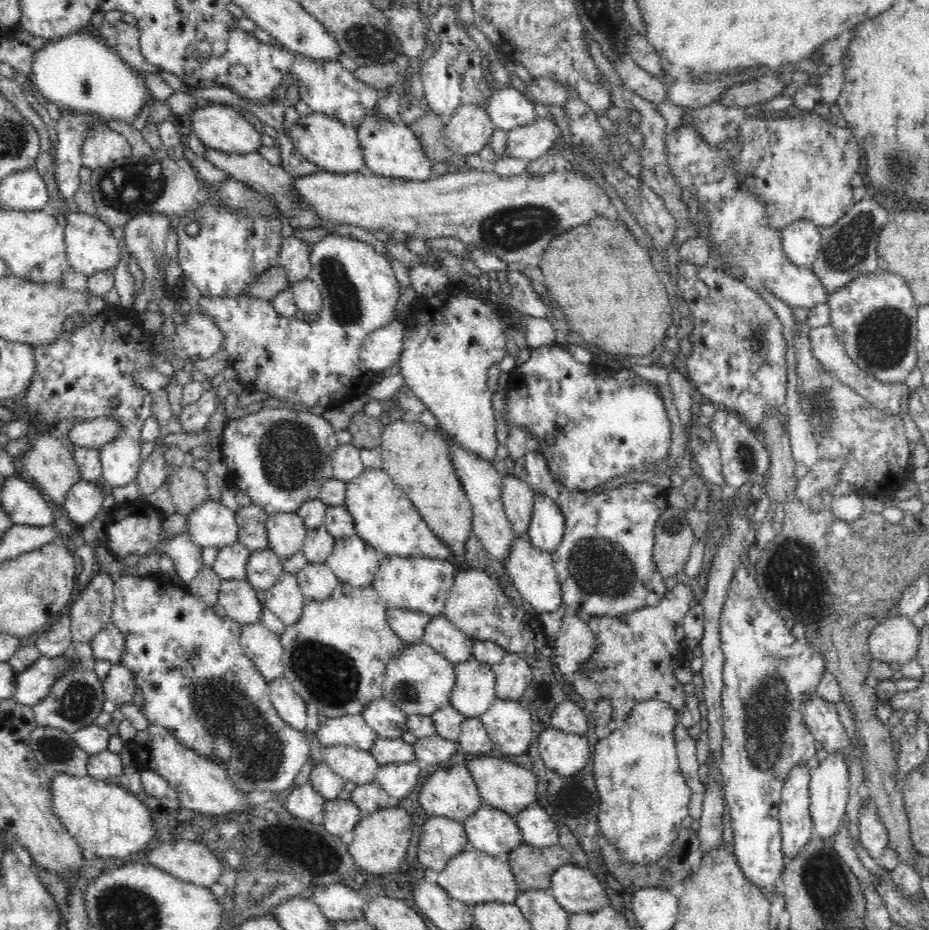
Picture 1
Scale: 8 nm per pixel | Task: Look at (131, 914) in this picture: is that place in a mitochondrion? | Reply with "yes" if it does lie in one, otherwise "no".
yes

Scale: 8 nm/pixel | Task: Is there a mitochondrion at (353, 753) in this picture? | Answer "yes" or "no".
no

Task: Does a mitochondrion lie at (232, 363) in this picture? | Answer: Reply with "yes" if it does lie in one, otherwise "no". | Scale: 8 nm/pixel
no

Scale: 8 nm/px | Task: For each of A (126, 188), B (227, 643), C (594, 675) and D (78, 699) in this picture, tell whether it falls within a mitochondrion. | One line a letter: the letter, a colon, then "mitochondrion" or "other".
A: mitochondrion
B: other
C: mitochondrion
D: mitochondrion

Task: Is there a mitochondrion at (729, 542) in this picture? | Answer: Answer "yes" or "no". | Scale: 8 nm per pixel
no

